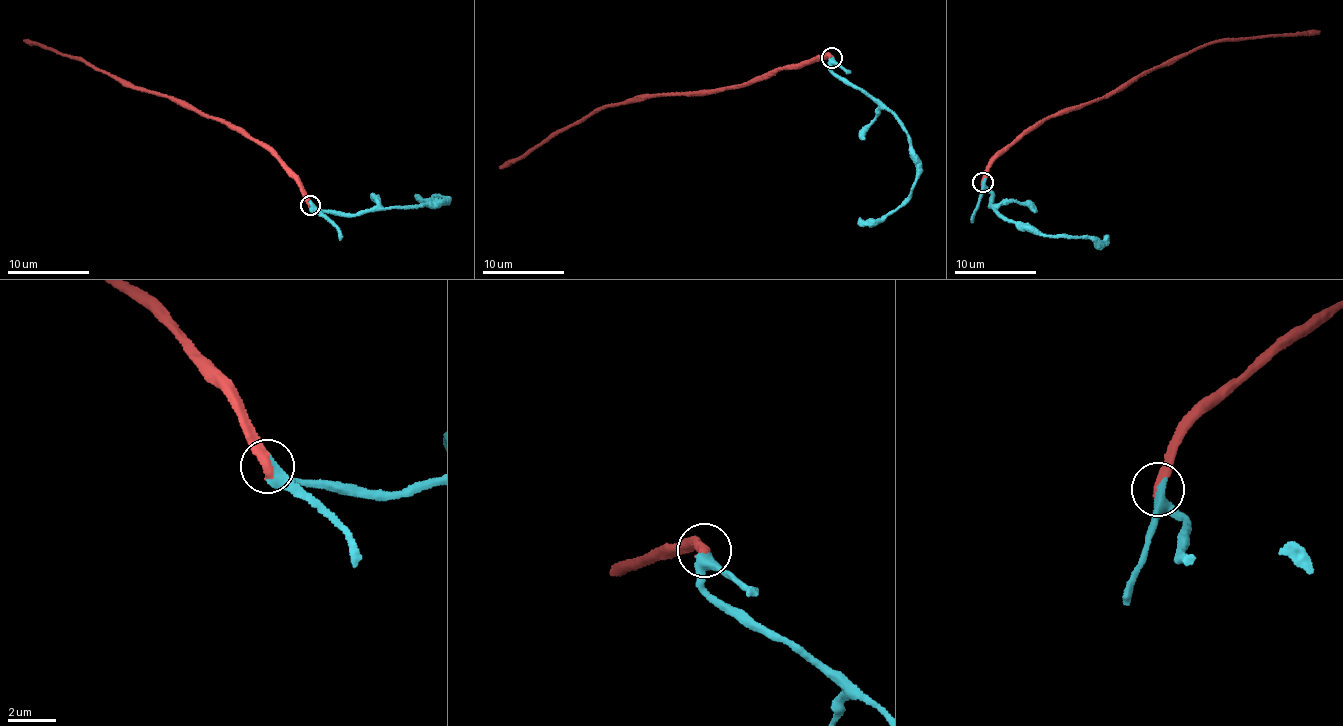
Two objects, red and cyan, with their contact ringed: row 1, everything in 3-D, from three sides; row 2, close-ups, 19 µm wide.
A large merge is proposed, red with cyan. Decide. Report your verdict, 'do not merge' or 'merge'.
merge

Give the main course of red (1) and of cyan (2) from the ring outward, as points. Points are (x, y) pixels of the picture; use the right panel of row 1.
1: (982, 182), (987, 166), (1044, 120), (1102, 98), (1135, 76), (1203, 45), (1255, 36), (1319, 32)
2: (984, 183), (992, 194), (988, 206), (1014, 221), (1028, 223), (1031, 229), (1095, 240), (1109, 236)

